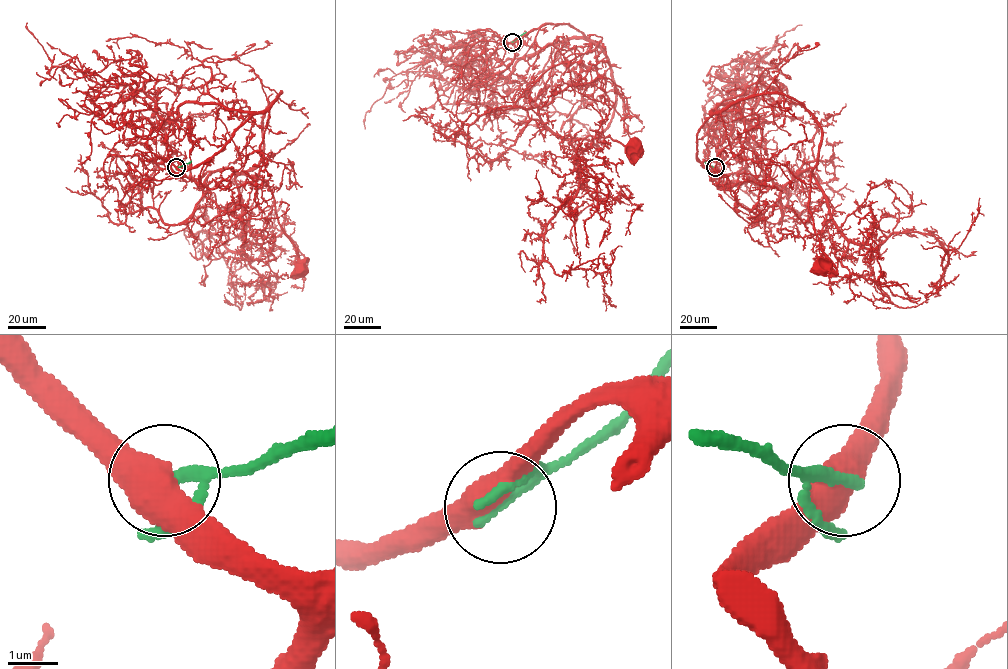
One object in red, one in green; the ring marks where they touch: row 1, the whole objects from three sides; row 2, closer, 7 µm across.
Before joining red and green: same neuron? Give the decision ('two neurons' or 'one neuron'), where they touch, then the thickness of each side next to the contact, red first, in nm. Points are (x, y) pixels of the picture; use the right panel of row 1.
two neurons; place (715, 167); calibres 550 and 190 nm

